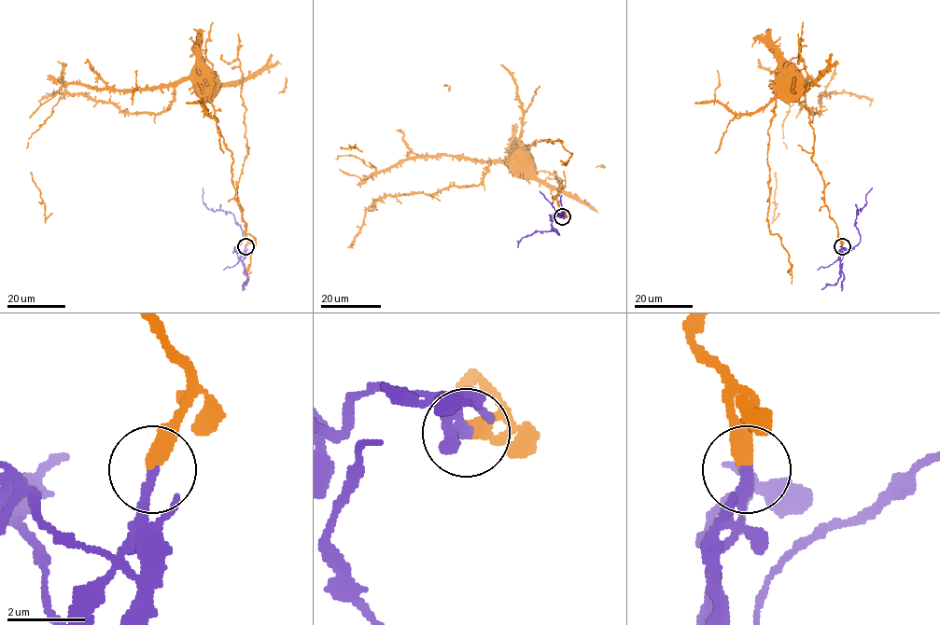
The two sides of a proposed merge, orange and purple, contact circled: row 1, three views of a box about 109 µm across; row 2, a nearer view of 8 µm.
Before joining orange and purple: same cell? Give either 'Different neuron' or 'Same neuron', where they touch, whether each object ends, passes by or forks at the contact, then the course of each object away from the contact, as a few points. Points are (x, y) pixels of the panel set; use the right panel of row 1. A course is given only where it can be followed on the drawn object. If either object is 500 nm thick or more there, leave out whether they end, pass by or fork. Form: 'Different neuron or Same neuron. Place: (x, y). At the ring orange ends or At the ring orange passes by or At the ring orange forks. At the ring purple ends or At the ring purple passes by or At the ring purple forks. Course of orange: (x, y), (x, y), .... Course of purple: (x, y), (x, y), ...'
Different neuron. Place: (842, 246). At the ring orange ends. At the ring purple ends. Course of orange: (841, 247), (812, 159), (814, 137), (805, 97), (808, 79), (814, 81), (793, 85). Course of purple: (841, 247), (841, 260), (860, 241), (855, 225), (856, 213), (866, 203), (865, 196), (872, 187)

